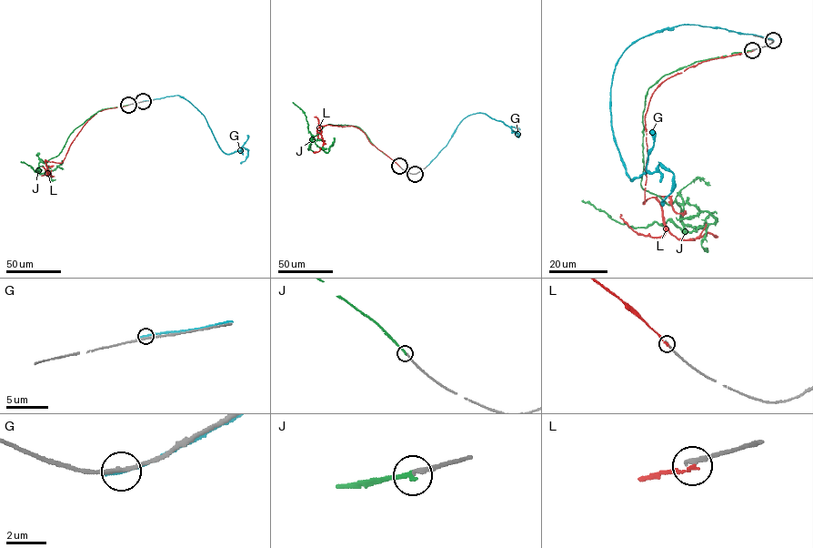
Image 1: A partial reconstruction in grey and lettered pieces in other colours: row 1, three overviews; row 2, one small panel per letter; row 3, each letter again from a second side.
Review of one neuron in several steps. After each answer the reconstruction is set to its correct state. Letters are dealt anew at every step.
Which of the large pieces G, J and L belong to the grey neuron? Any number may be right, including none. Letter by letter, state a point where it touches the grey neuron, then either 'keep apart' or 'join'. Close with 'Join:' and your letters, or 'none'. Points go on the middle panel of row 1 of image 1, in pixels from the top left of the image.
G: contact (415, 174); keep apart
J: contact (399, 166); join
L: contact (399, 166); keep apart
Join: J

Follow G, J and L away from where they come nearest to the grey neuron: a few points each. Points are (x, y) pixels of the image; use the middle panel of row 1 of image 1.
G: (415, 174), (436, 157), (460, 122), (470, 115), (484, 113), (502, 121), (519, 136), (511, 132)
J: (399, 166), (355, 126), (327, 124), (311, 140), (313, 136), (308, 130), (305, 113), (293, 102)
L: (399, 166), (353, 126), (320, 126), (316, 131), (323, 145), (318, 151), (313, 152)

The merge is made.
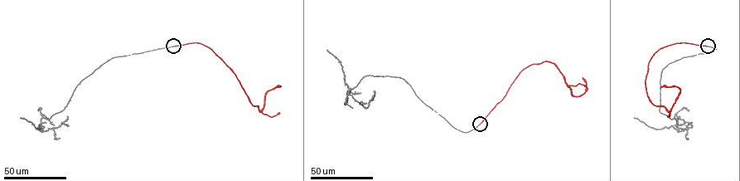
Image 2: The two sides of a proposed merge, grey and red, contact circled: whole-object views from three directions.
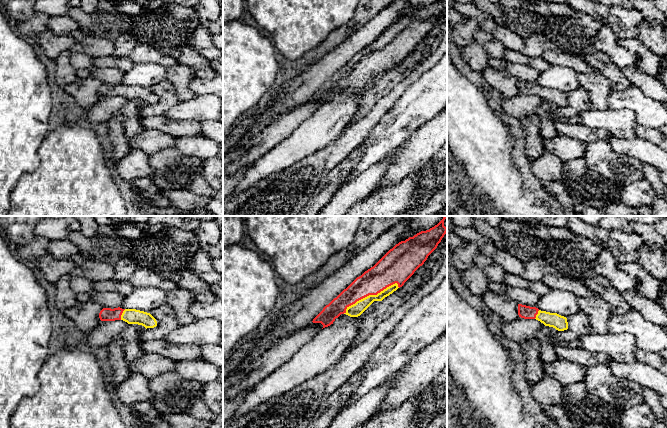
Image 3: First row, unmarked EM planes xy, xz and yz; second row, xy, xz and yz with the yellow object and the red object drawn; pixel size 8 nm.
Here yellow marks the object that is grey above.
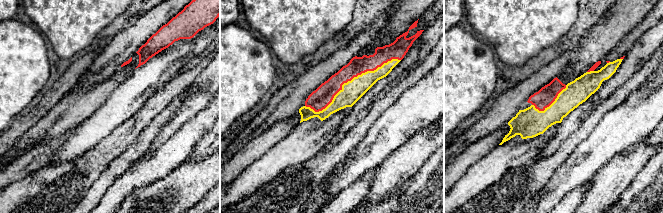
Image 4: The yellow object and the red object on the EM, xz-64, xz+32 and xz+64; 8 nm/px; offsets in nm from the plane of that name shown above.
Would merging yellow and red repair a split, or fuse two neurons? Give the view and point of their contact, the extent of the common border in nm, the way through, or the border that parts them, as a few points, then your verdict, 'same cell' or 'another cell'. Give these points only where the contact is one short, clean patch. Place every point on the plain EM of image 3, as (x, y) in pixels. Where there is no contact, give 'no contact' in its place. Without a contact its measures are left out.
xz (370, 71) | 500 nm | same cell

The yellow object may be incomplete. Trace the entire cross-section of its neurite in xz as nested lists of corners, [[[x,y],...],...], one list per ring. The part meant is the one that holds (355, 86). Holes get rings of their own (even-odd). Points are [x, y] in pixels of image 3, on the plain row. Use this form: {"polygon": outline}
{"polygon": [[[437,0],[399,18],[326,81],[312,98],[321,99],[325,104],[341,90],[360,92],[374,77],[382,77],[402,63],[424,40],[446,9],[444,0]]]}

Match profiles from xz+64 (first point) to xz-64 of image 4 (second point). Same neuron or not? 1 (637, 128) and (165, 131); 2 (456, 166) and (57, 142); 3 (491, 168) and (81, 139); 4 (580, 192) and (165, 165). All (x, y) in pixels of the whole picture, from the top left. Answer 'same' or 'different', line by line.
1: same
2: different
3: same
4: same

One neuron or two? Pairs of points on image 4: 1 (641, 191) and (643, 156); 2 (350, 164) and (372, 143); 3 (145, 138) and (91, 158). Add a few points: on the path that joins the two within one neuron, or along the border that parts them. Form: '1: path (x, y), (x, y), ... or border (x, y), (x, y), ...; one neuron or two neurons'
1: border (652, 155), (627, 187); two neurons
2: path (355, 160), (367, 148); one neuron
3: border (146, 127), (120, 154), (112, 159); two neurons

